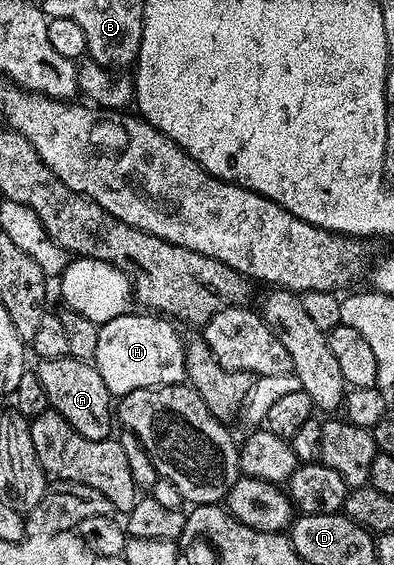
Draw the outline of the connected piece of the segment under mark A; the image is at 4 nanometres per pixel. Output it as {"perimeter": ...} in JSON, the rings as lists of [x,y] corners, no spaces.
{"perimeter":[[[60,357],[53,360],[40,360],[35,367],[39,381],[47,393],[50,408],[63,415],[67,423],[84,438],[105,441],[110,438],[113,424],[113,398],[107,391],[103,377],[92,362],[75,357]]]}

